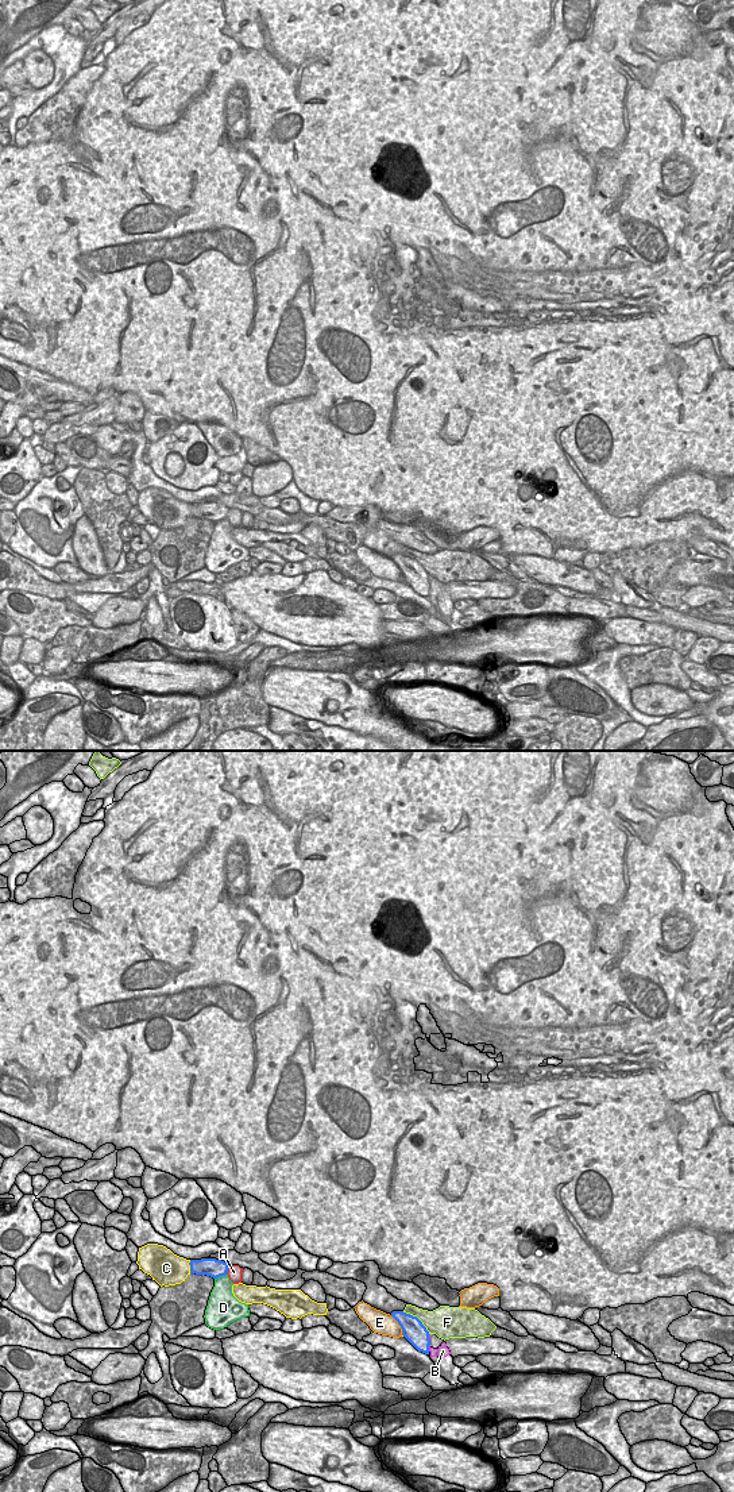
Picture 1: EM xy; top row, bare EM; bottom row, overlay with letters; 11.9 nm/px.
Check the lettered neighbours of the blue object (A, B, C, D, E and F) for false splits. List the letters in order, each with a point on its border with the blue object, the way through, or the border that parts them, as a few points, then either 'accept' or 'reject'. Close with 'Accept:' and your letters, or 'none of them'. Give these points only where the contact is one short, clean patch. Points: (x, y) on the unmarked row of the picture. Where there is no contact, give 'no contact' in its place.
A: xy (227, 513) | reject
B: xy (428, 592) | across xy (414, 575), (428, 592), (443, 594) | accept
C: xy (190, 511) | reject
D: xy (220, 519) | along xy (226, 517), (215, 523) | reject
E: xy (398, 567) | reject
F: xy (417, 562) | reject
Accept: B

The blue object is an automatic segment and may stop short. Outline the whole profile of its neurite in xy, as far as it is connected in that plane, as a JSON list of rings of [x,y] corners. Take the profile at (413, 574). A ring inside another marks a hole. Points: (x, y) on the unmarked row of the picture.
[[[393,555],[391,560],[398,566],[402,572],[402,579],[418,594],[425,598],[430,598],[430,601],[441,600],[447,601],[451,598],[447,587],[443,586],[437,593],[430,590],[430,578],[422,566],[410,558],[403,555]]]

